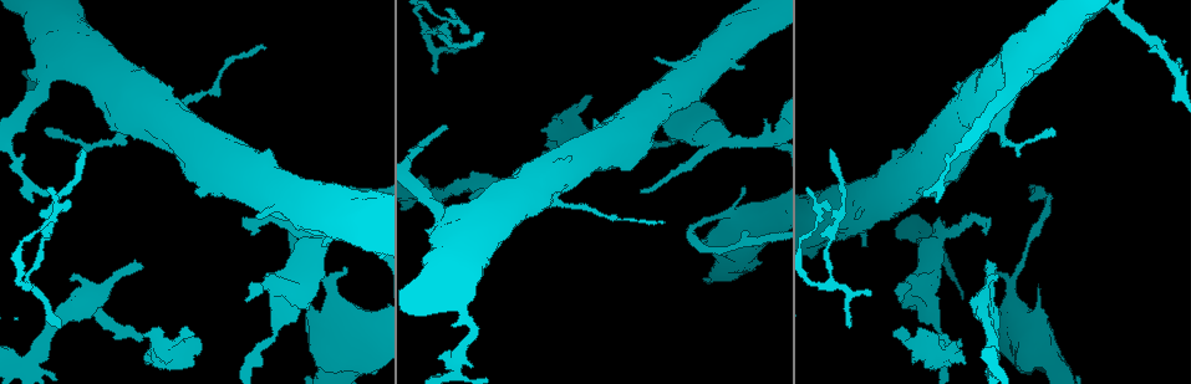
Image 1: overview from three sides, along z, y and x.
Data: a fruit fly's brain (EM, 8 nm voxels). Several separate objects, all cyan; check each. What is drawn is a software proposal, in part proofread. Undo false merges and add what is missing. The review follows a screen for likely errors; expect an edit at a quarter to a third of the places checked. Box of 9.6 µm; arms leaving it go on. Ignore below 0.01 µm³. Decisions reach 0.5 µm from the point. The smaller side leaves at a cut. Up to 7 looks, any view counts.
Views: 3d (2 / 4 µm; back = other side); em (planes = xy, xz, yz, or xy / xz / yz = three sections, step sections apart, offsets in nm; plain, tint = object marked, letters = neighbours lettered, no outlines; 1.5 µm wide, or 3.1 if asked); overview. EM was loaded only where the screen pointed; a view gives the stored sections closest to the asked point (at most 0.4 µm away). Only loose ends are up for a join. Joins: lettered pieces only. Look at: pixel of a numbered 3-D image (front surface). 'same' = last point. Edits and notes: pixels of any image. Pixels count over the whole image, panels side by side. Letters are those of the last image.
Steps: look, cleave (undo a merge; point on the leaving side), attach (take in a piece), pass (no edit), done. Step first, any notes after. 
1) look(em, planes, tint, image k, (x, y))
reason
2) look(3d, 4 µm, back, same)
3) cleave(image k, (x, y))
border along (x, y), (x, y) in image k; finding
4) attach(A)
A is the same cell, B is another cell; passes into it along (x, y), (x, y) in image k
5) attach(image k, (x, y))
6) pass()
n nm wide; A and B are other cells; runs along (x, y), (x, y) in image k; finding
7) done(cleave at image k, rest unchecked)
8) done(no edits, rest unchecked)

look(em, yz, step 8, letters, image 1, (84, 150))
tapers out

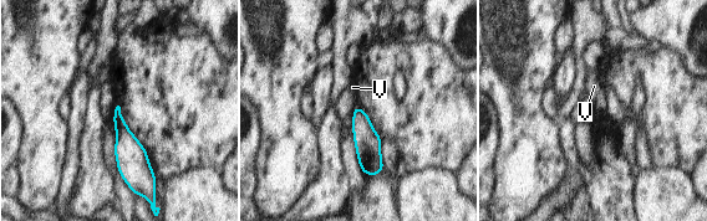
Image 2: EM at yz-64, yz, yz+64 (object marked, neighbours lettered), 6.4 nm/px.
look(em, planes, letters, same)

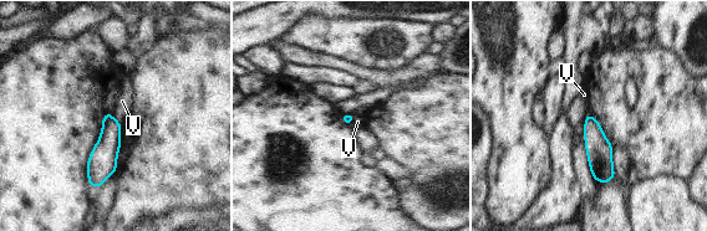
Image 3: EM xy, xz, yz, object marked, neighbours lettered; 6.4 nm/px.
pass()
V is another cell; no lettered piece goes on from it

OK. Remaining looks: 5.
look(3d, 4 µm, back, image 1, (995, 265))
an open end

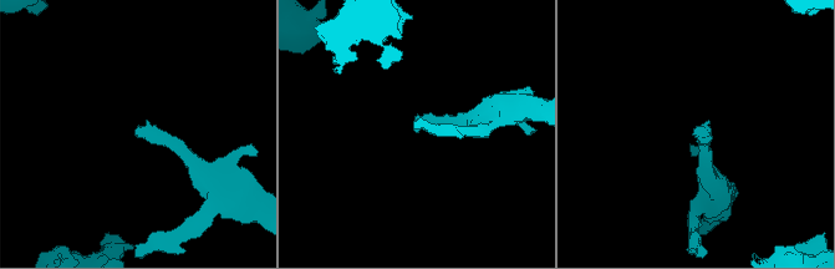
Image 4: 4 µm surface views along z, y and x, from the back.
look(em, yz, step 8, tint, image 4, (694, 131))

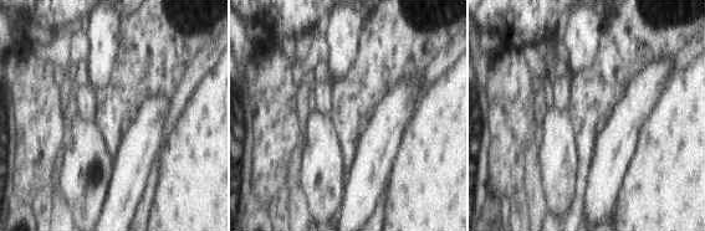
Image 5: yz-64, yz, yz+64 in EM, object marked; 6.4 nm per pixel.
look(em, planes, letters, same)
cut it another way

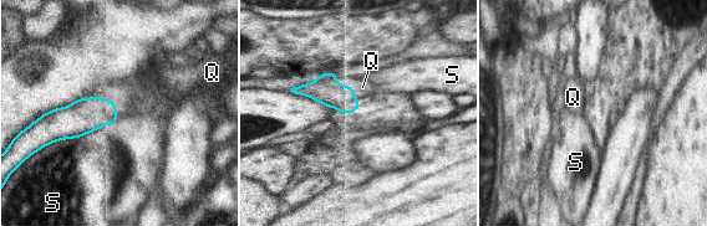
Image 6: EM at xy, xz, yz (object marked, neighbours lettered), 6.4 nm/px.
attach(Q)
S touches over 550 nm; Q is the same cell, S is another cell; passes into it along (84, 116), (103, 99), (127, 96) in image 6; it goes on there

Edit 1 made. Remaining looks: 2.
look(em, planes, letters, image 1, (434, 73))
free end

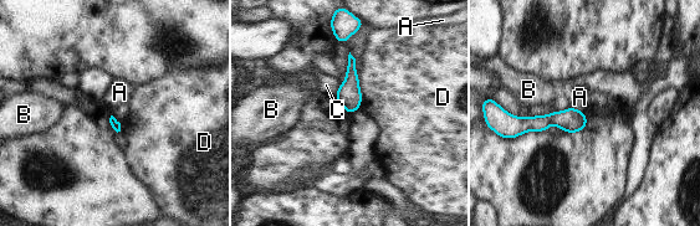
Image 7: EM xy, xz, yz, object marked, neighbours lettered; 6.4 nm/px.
pass()
D touches over 170 nm; A, B, C and D are other cells; border along (571, 106), (583, 112) in image 7; none of them fits

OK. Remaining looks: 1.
done(attach at image 6, rest unchecked)

